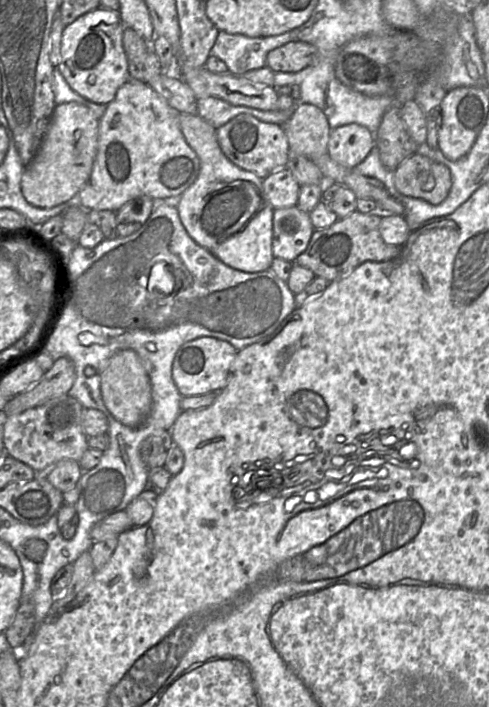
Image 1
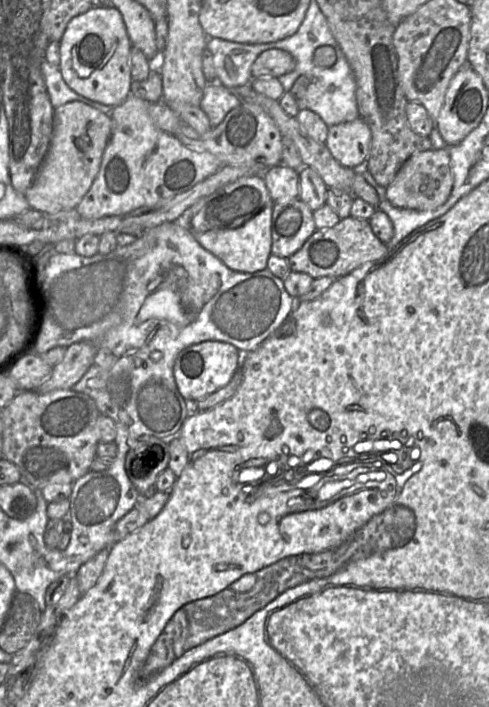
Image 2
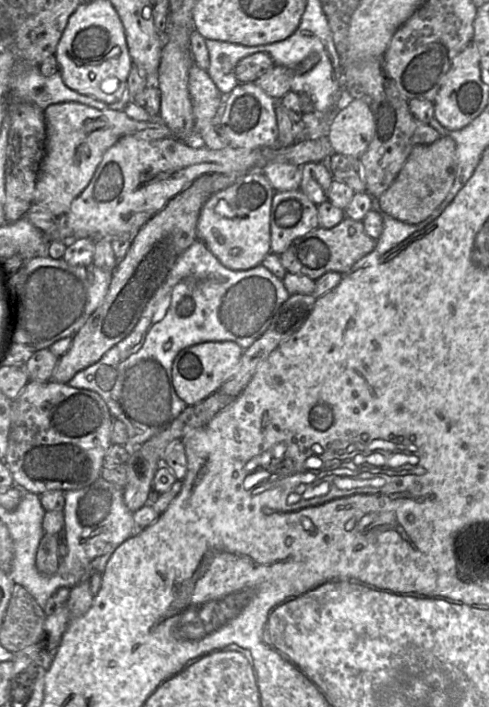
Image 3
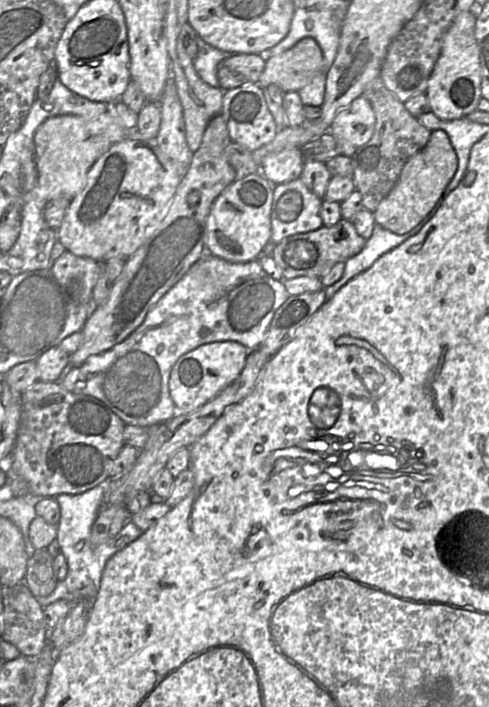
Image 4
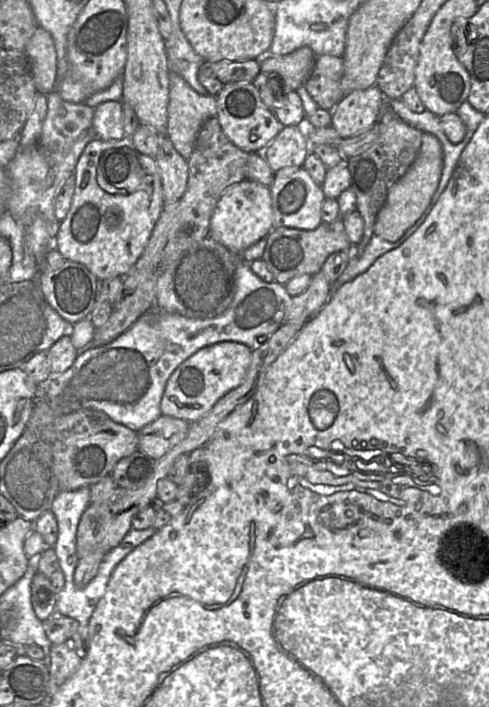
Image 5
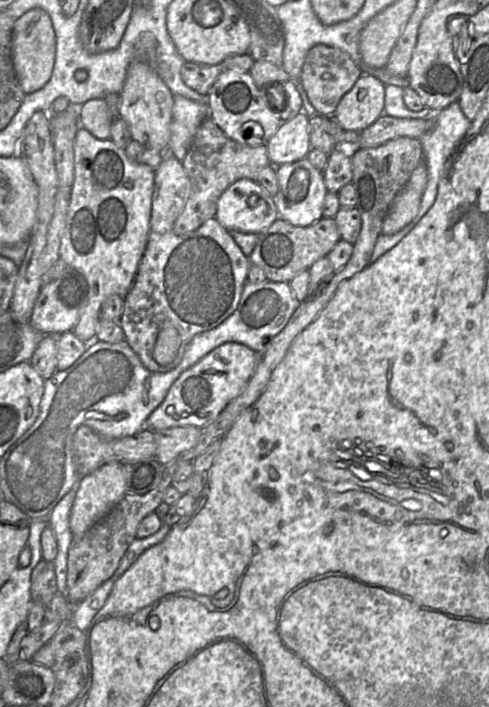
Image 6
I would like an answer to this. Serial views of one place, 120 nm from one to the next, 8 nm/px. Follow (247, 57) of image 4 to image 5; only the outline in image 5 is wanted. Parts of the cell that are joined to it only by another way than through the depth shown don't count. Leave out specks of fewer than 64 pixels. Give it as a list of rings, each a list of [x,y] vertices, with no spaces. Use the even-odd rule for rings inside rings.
[[[260,59],[245,61],[205,61],[198,71],[198,80],[210,95],[216,96],[234,82],[252,82],[261,72]]]

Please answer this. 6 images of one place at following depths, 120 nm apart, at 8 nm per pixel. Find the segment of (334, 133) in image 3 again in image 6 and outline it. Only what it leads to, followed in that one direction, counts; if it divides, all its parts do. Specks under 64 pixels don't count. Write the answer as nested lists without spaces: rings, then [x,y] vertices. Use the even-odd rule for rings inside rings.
[[[361,74],[335,111],[345,131],[363,131],[383,114],[385,87],[377,77]]]

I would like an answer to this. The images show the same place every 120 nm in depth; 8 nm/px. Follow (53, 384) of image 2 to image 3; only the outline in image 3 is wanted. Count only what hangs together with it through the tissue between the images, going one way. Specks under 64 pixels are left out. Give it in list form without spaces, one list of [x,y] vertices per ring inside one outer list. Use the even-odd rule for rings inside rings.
[[[196,180],[171,199],[168,204],[153,216],[138,232],[132,241],[124,259],[112,271],[112,280],[108,292],[96,311],[90,316],[78,333],[73,337],[70,349],[59,358],[49,381],[68,384],[81,370],[98,362],[113,346],[125,339],[135,328],[143,311],[155,293],[163,286],[179,257],[196,240],[198,240],[197,224],[201,209],[212,195],[202,191]]]

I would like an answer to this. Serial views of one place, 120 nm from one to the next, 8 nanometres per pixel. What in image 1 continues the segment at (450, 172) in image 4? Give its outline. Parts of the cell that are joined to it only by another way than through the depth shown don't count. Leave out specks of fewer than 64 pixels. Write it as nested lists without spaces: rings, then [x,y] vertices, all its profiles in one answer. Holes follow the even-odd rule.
[[[413,154],[394,171],[394,185],[404,196],[439,205],[450,191],[452,178],[449,168],[444,164]]]

